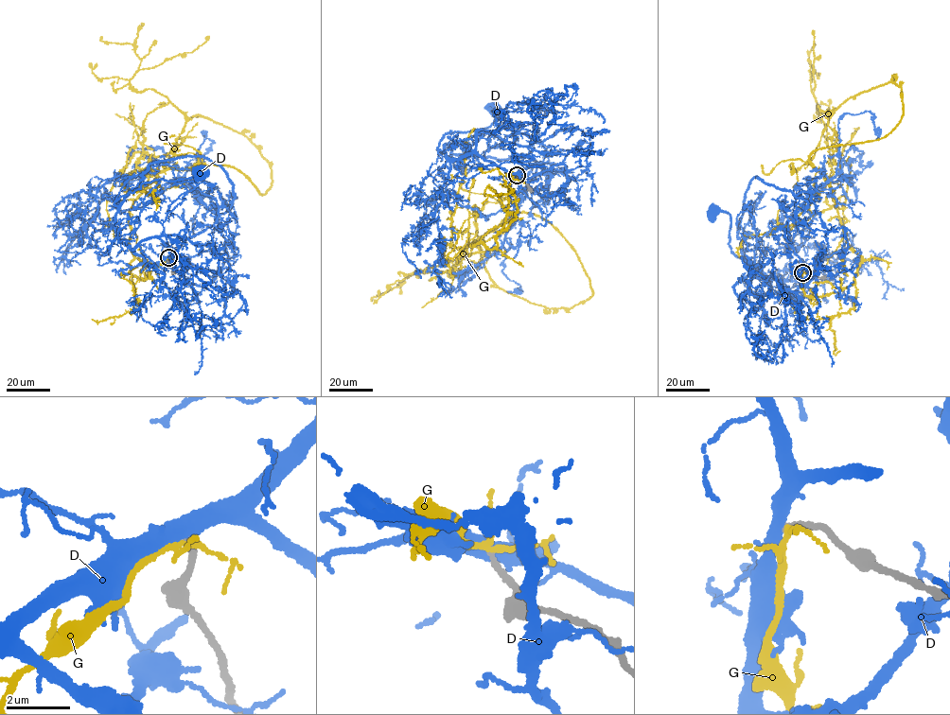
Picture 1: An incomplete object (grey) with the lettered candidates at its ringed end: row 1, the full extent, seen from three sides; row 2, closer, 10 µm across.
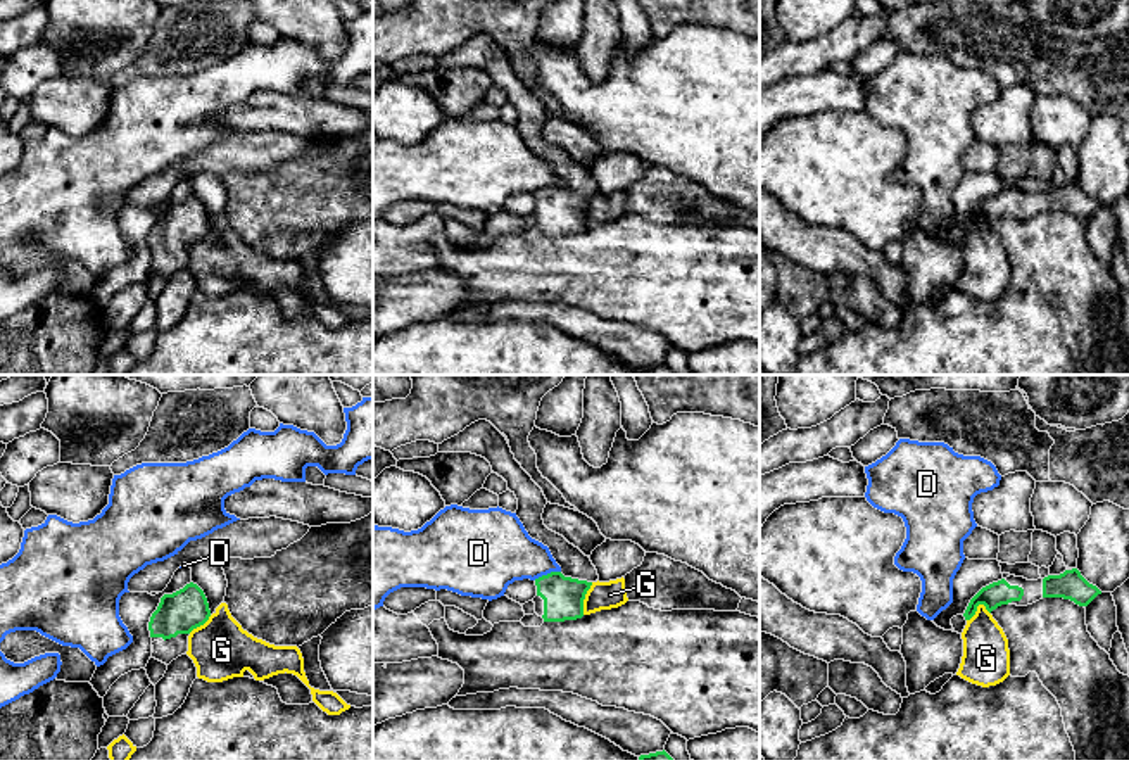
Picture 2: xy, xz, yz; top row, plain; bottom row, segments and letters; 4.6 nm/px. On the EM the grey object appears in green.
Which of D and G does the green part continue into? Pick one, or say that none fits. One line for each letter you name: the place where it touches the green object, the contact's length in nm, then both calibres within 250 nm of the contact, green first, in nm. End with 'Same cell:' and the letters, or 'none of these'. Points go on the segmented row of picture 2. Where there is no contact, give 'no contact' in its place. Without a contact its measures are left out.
Same cell: none of these

